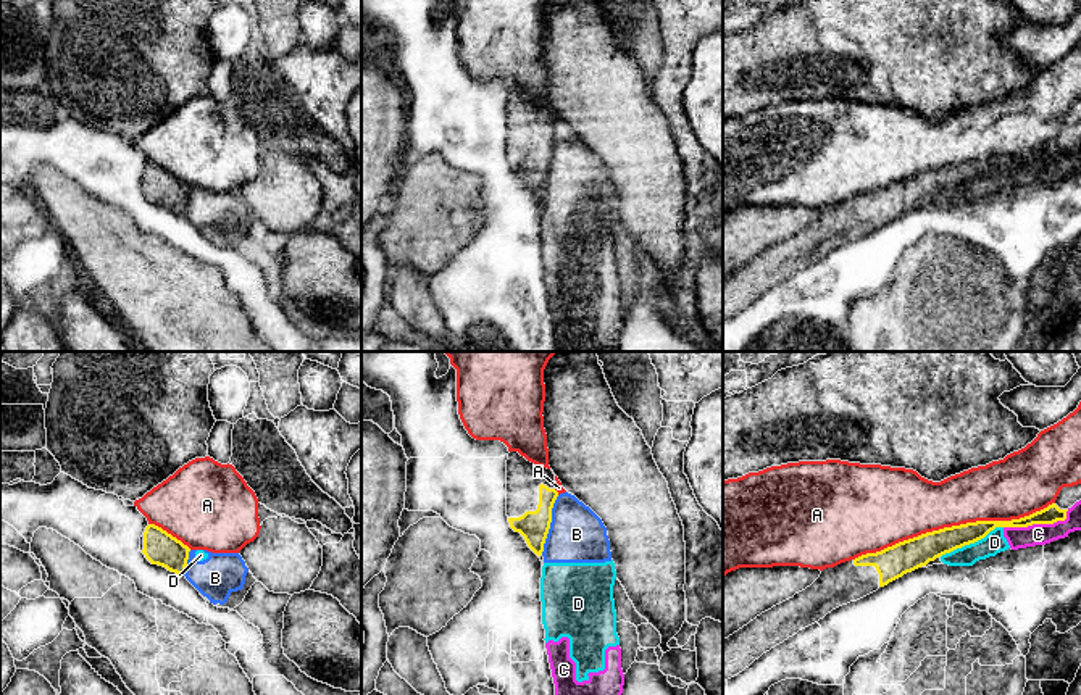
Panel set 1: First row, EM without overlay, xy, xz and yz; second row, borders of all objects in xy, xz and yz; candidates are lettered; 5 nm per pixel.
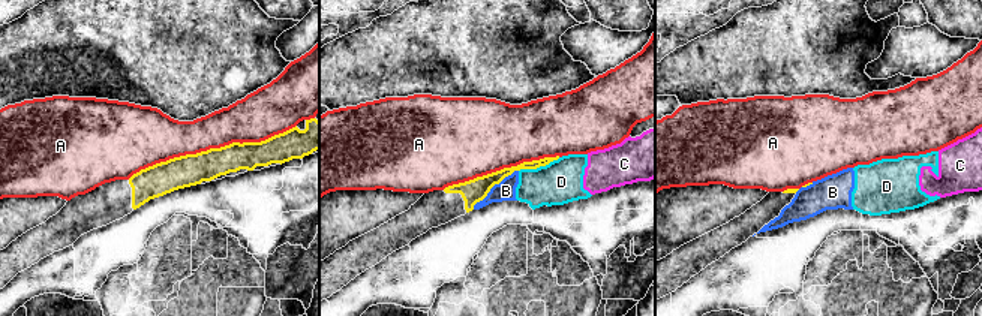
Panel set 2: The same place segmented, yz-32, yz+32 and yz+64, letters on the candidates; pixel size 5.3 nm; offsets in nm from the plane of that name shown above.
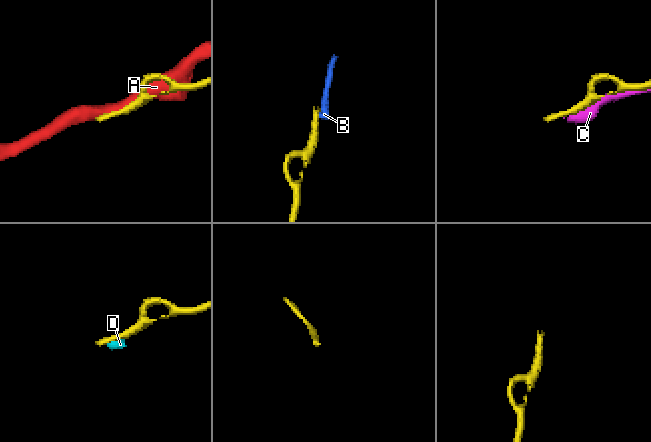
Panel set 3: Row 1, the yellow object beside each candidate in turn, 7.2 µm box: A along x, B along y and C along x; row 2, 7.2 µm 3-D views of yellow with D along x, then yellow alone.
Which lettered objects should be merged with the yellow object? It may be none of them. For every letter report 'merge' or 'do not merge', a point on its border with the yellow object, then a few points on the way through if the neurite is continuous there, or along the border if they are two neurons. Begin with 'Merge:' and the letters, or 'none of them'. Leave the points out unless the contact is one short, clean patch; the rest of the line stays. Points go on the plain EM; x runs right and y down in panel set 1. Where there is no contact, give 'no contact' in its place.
Merge: none of them
A: do not merge; contact yz (954, 165)
B: do not merge; contact xz (549, 163); border xz (559, 134), (541, 192)
C: do not merge; contact yz (1038, 162)
D: do not merge; contact yz (972, 181); border yz (1002, 165), (941, 195)

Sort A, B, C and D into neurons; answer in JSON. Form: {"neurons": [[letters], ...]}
{"neurons": [["A"], ["B", "C", "D"]]}

